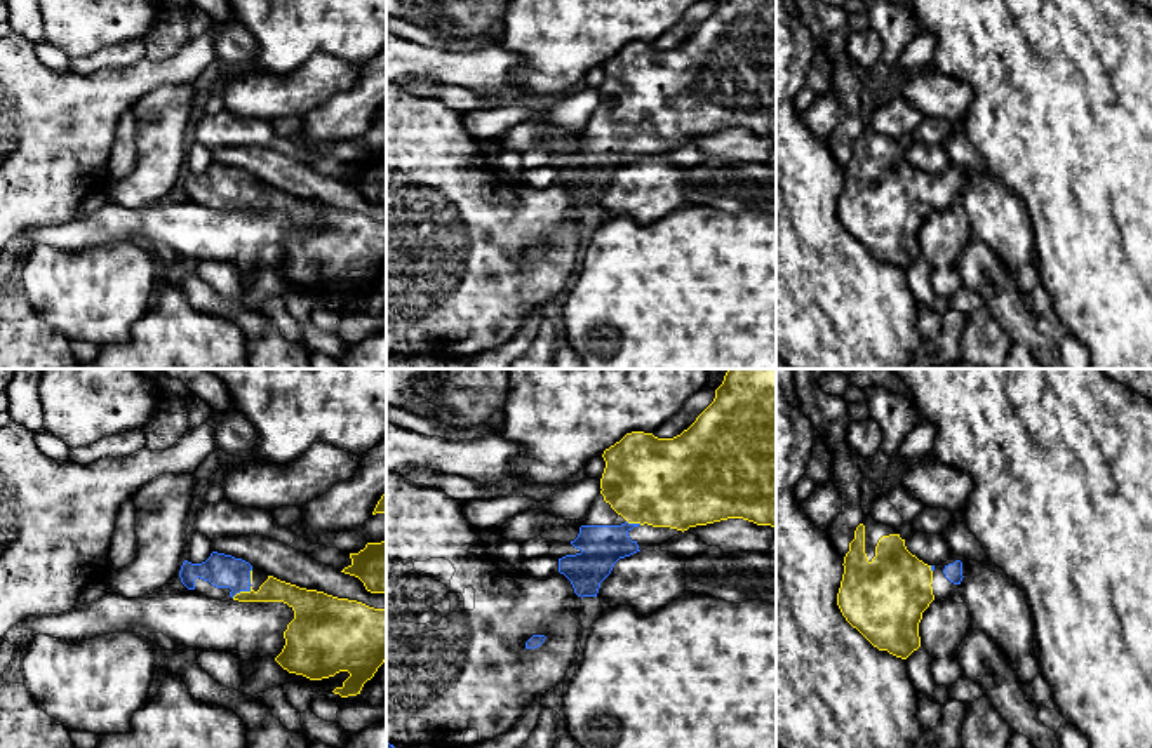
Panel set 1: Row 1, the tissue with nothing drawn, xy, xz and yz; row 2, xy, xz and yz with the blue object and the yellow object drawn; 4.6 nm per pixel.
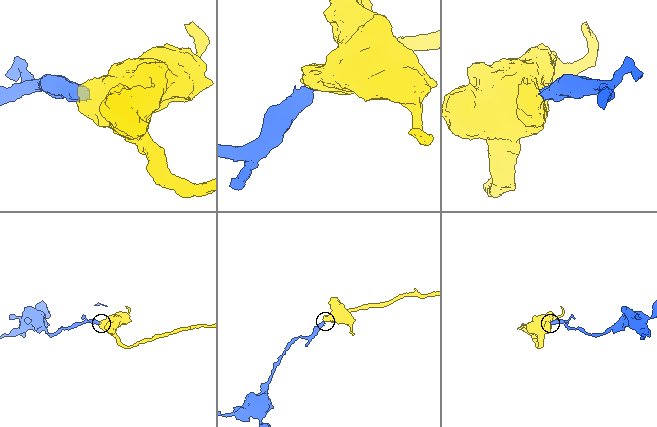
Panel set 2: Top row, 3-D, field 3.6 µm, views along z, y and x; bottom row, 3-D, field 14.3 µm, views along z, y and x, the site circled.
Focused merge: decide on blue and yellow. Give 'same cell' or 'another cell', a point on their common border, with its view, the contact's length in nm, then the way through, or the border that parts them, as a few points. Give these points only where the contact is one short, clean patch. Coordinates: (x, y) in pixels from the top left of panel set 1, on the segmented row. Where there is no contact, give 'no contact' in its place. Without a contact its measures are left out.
same cell | xy (241, 590) | 110 nm | across xy (223, 571), (241, 590), (272, 590)

